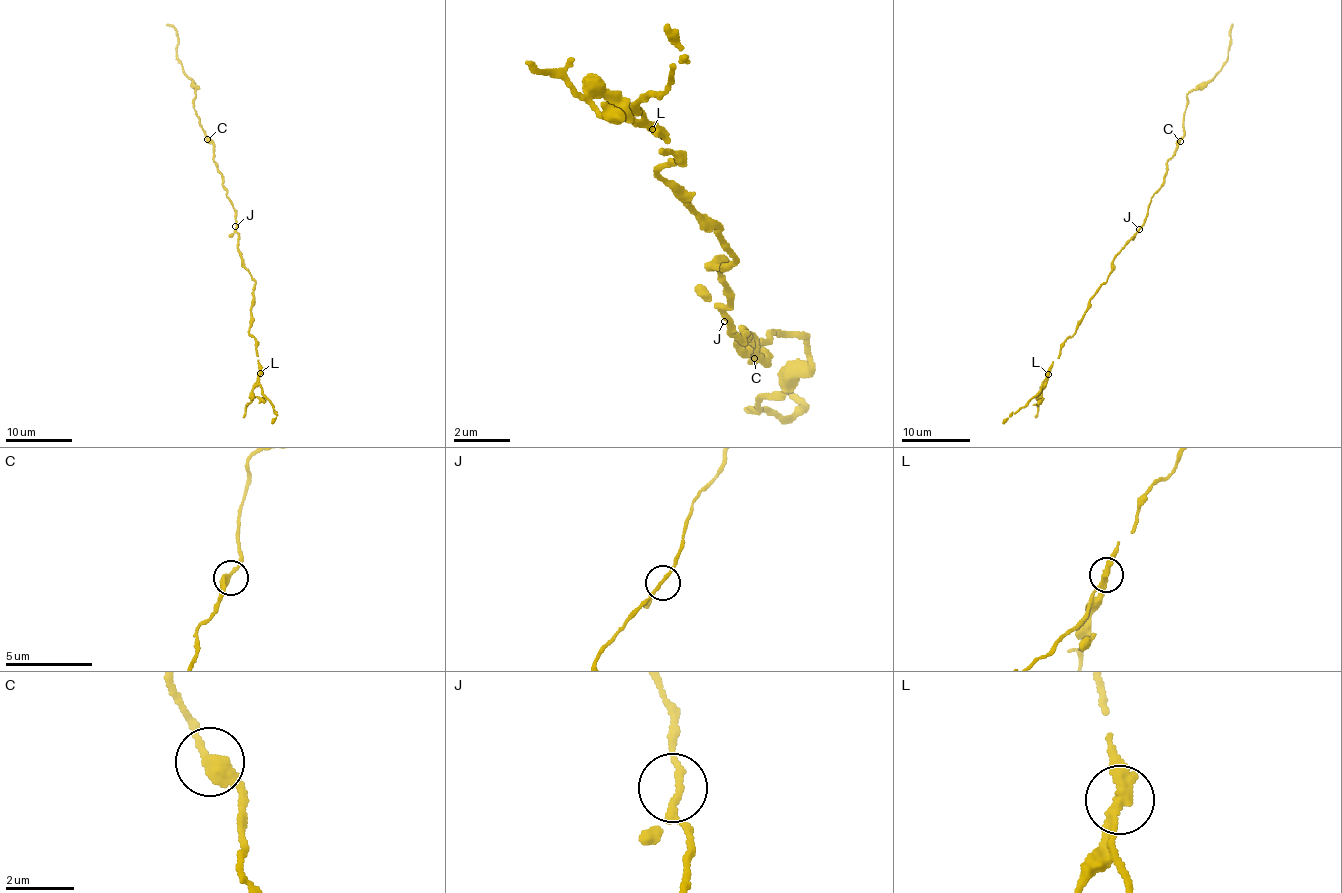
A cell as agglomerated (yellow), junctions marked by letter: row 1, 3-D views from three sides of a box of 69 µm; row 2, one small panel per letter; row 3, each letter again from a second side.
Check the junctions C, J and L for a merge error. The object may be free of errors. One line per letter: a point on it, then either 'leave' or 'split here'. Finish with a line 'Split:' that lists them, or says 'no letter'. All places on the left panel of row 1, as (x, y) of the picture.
C: place (207, 139); leave
J: place (235, 226); leave
L: place (260, 373); split here
Split: L

